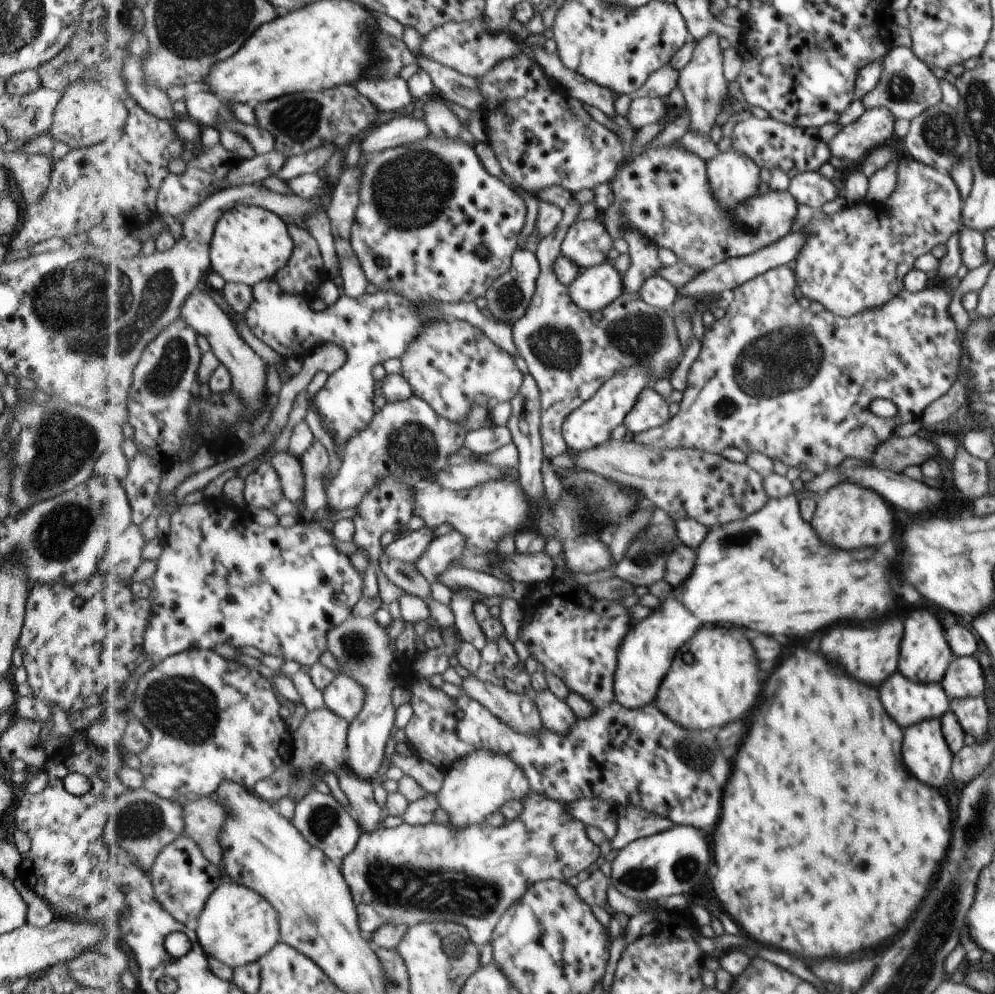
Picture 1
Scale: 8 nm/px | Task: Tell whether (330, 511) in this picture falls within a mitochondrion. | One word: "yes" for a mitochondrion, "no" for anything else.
no

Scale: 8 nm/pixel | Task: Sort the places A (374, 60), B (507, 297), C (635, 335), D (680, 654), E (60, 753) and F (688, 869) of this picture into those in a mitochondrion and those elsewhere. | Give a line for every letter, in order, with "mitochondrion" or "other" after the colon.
A: other
B: mitochondrion
C: mitochondrion
D: other
E: other
F: mitochondrion

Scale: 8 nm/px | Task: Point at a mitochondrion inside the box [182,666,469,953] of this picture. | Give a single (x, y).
(322, 819)

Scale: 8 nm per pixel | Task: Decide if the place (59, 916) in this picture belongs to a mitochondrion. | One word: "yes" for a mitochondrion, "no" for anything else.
no

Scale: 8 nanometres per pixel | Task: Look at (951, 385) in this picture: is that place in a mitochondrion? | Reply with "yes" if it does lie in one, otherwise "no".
no

